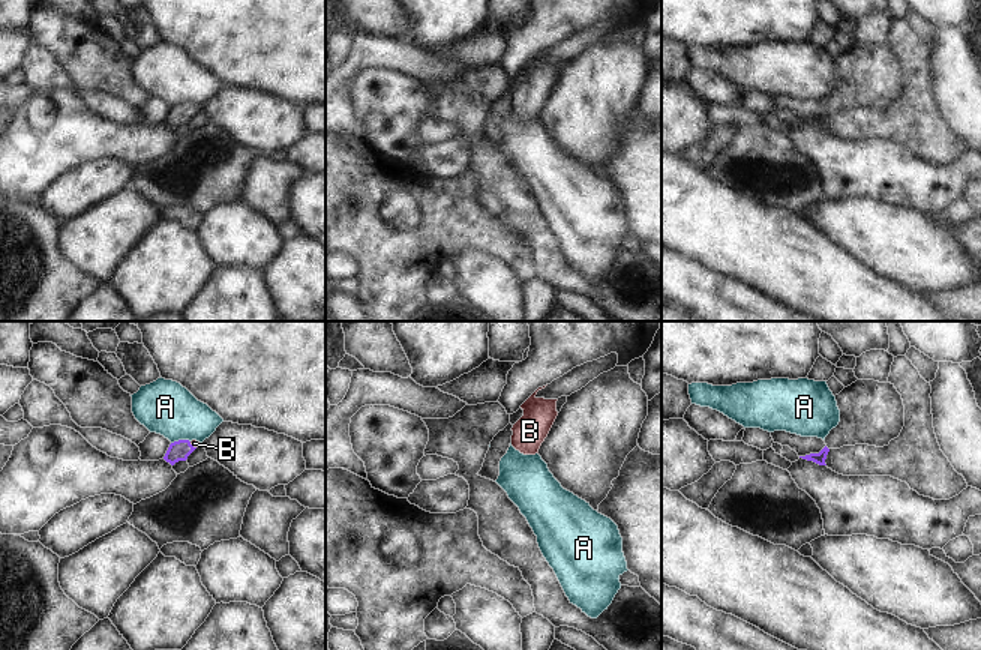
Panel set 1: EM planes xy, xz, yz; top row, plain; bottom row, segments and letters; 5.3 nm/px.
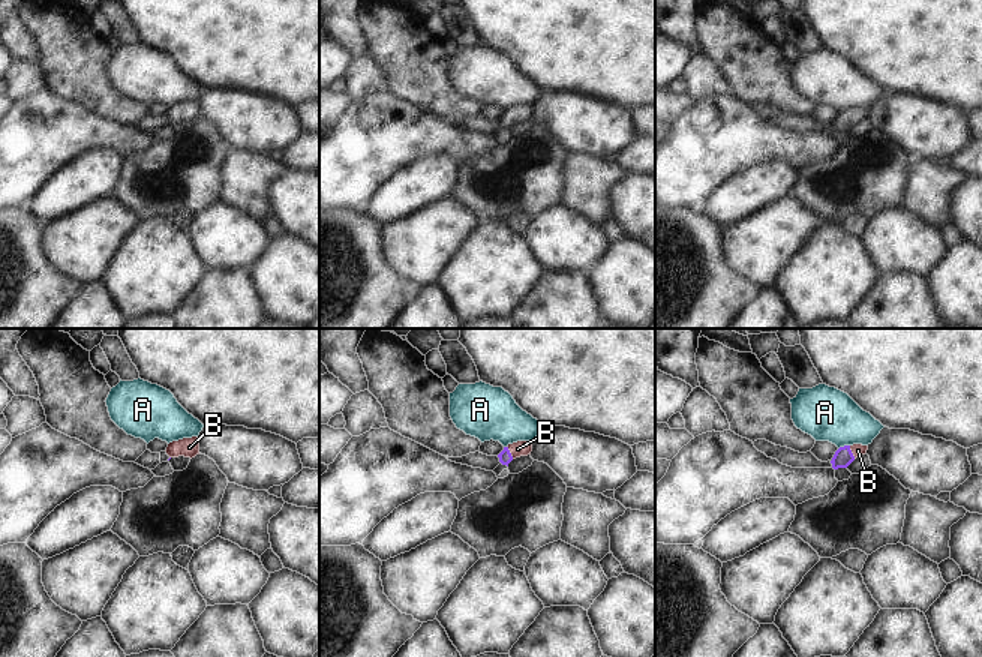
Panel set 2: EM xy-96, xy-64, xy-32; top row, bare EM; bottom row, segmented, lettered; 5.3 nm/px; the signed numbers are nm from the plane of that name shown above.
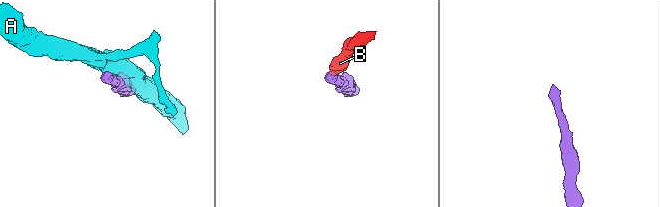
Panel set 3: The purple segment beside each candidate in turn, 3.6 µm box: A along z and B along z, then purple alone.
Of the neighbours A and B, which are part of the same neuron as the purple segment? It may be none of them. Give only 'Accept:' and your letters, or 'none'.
Accept: B

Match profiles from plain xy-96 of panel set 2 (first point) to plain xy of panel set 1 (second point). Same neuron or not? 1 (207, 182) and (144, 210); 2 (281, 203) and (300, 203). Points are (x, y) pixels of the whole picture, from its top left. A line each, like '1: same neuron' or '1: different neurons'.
1: different neurons
2: same neuron

